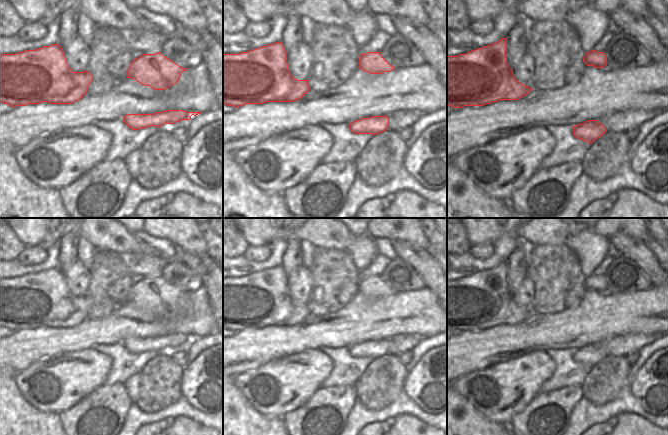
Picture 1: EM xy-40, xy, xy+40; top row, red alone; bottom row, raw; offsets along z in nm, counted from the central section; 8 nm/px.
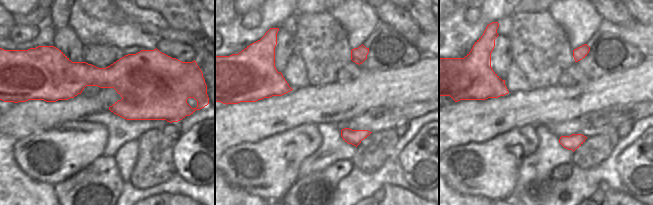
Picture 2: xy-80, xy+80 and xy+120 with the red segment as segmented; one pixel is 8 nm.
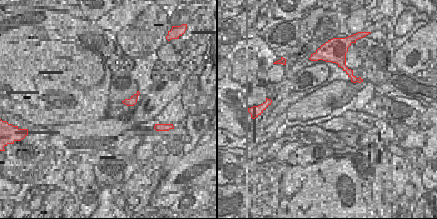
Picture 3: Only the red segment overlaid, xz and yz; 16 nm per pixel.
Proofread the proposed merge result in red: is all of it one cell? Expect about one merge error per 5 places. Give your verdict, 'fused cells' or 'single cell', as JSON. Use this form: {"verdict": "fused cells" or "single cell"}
{"verdict": "single cell"}

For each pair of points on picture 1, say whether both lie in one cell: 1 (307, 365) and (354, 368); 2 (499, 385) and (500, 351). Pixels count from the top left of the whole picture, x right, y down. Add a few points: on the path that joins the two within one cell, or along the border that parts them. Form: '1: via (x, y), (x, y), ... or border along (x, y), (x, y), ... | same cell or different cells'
1: border along (319, 349), (332, 361), (332, 370), (320, 387) | different cells
2: border along (523, 355), (500, 361), (478, 370) | different cells

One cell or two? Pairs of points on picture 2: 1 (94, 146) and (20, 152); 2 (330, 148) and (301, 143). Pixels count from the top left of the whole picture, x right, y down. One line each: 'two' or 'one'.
1: one
2: two

